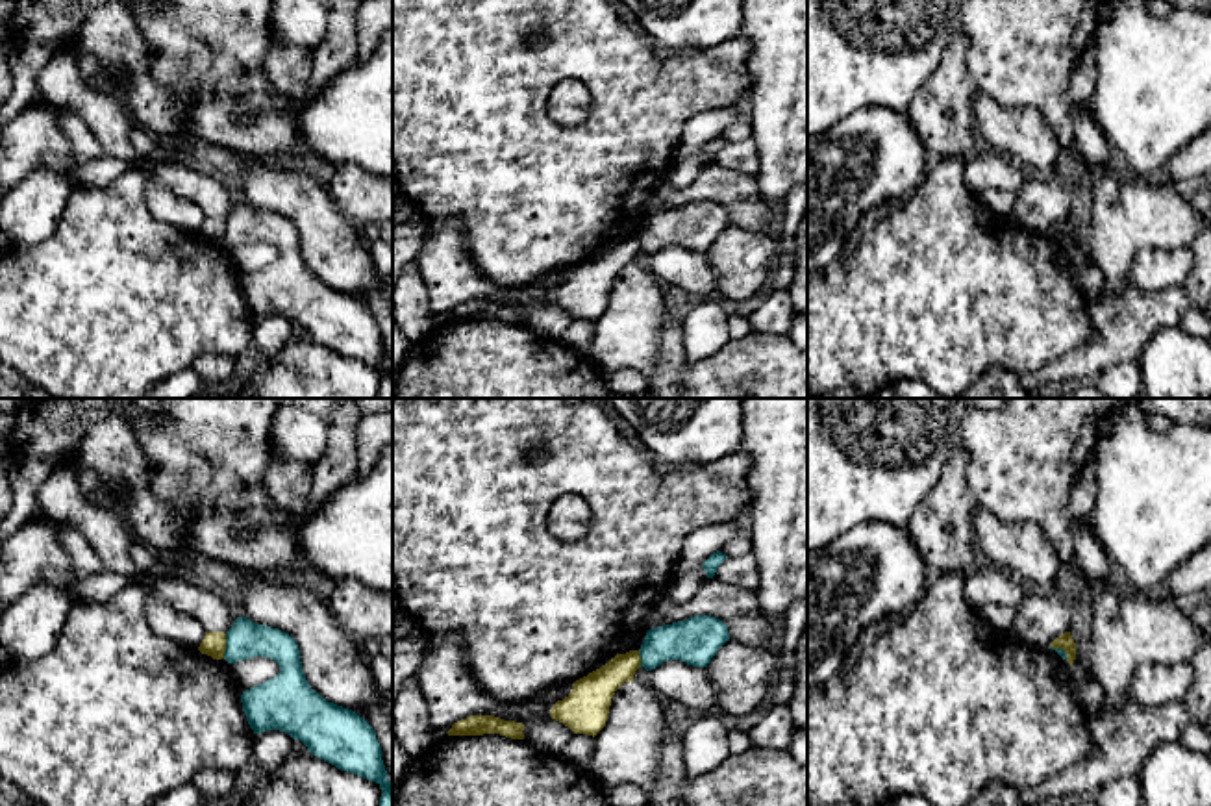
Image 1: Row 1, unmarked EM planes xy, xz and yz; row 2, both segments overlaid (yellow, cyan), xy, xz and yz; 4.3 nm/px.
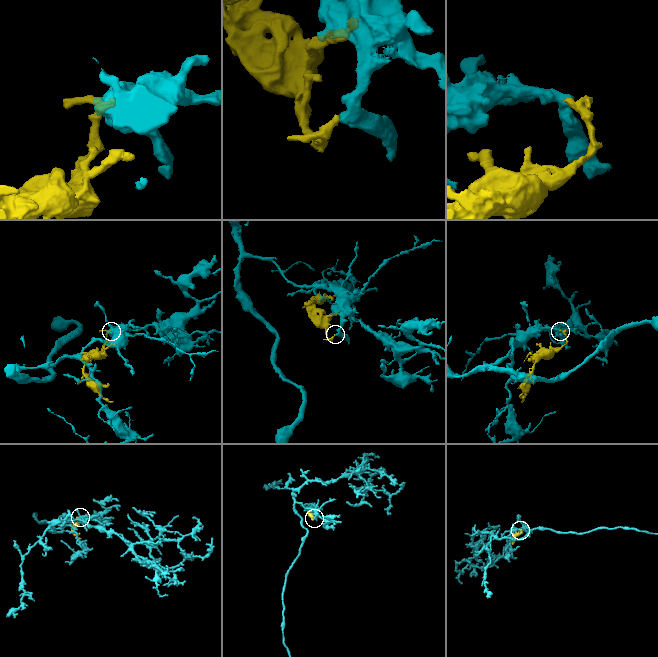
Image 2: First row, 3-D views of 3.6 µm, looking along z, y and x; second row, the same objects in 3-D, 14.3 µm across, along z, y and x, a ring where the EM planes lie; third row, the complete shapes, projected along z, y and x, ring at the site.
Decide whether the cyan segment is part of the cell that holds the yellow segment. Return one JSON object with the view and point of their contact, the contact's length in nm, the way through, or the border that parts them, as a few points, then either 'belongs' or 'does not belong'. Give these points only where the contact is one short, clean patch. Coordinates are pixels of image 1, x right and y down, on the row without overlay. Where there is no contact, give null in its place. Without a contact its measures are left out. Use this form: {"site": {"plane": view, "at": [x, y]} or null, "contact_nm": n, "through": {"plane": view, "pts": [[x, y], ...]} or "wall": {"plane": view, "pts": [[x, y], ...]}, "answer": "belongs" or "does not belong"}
{"site": {"plane": "xy", "at": [224, 230]}, "contact_nm": 110, "answer": "does not belong"}

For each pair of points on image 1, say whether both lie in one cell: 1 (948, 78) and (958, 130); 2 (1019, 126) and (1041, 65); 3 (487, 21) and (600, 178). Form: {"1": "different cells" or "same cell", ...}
{"1": "same cell", "2": "different cells", "3": "same cell"}

